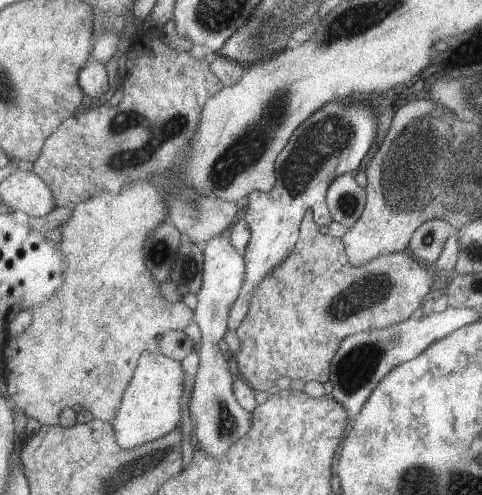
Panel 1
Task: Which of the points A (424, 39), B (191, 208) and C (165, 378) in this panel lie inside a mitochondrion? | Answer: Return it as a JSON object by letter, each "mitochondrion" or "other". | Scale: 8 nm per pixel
{"A":"other","B":"mitochondrion","C":"other"}

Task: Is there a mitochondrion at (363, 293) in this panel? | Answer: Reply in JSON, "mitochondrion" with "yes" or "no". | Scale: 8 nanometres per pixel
{"mitochondrion":"yes"}

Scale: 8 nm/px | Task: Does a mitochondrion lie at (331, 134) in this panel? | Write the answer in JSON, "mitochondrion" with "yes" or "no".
{"mitochondrion":"yes"}

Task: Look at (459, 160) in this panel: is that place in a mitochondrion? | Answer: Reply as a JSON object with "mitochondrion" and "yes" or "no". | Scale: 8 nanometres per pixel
{"mitochondrion":"yes"}

